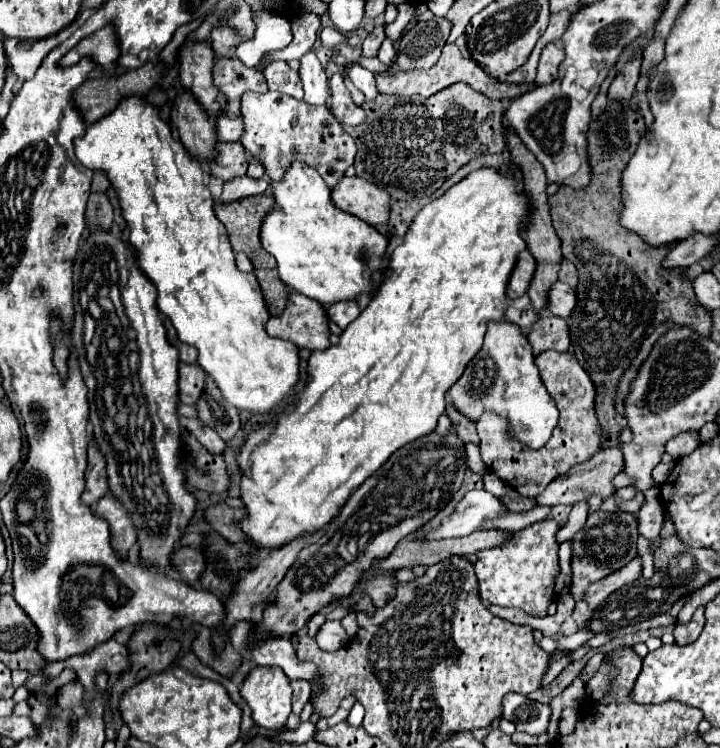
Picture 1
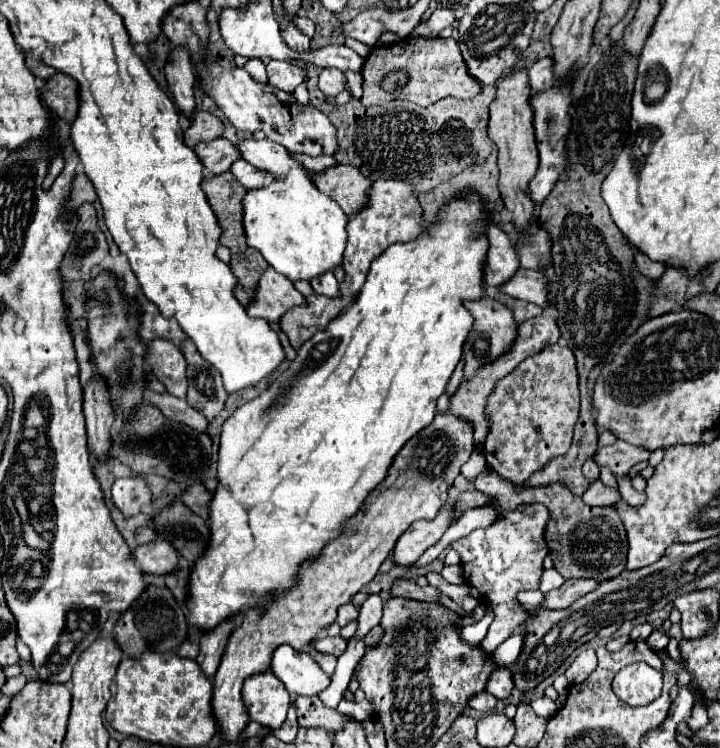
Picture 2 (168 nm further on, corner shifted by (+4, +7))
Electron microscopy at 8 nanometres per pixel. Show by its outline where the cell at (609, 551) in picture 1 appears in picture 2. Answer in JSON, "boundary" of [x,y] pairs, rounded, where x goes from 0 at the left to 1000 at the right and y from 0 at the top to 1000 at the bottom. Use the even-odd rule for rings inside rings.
{"boundary":[[[672,626],[661,642],[661,655],[686,663],[689,676],[700,682],[714,682],[722,674],[756,674],[764,684],[764,695],[756,711],[758,730],[767,741],[769,759],[783,773],[828,773],[831,778],[856,773],[869,759],[869,741],[872,741],[872,722],[869,709],[861,698],[861,690],[853,679],[836,676],[825,679],[808,671],[806,663],[797,663],[786,650],[781,647],[764,647],[750,652],[731,652],[719,655],[711,644],[694,639],[683,626]]]}

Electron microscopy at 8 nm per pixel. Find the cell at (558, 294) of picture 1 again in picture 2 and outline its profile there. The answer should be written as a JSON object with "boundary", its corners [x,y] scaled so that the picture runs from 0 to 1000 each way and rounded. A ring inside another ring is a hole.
{"boundary":[[[719,358],[719,364],[711,369],[711,374],[700,377],[692,388],[711,398],[742,404],[753,412],[761,412],[761,406],[764,406],[761,377],[756,374],[756,366],[747,361]]]}

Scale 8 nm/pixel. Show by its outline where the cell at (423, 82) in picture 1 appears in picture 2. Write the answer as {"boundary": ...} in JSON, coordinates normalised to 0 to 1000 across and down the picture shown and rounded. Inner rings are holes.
{"boundary":[[[558,51],[556,56],[539,59],[539,61],[519,61],[514,75],[508,78],[503,88],[503,131],[506,142],[525,142],[533,136],[542,136],[544,131],[558,131],[567,136],[575,136],[578,142],[600,142],[611,131],[628,128],[628,131],[658,131],[661,126],[669,123],[669,115],[650,99],[650,91],[639,75],[639,64],[631,51]],[[550,91],[564,91],[569,96],[569,110],[550,126],[536,126],[528,118],[531,102],[550,94]]]}

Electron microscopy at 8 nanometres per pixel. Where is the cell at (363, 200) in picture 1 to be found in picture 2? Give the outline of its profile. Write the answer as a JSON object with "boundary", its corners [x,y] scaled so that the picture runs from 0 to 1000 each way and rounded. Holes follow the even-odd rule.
{"boundary":[[[483,219],[458,222],[436,235],[439,251],[461,262],[481,289],[492,289],[503,275],[508,275],[508,257],[517,246],[514,238],[503,235],[500,227]]]}

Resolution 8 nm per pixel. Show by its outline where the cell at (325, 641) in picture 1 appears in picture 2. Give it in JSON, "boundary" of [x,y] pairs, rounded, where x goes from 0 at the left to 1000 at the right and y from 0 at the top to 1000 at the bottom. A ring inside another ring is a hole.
{"boundary":[[[481,807],[481,810],[475,810],[475,813],[469,816],[469,826],[467,826],[467,832],[469,832],[472,837],[481,837],[483,832],[494,829],[497,821],[500,821],[500,810],[494,810],[494,807]]]}

